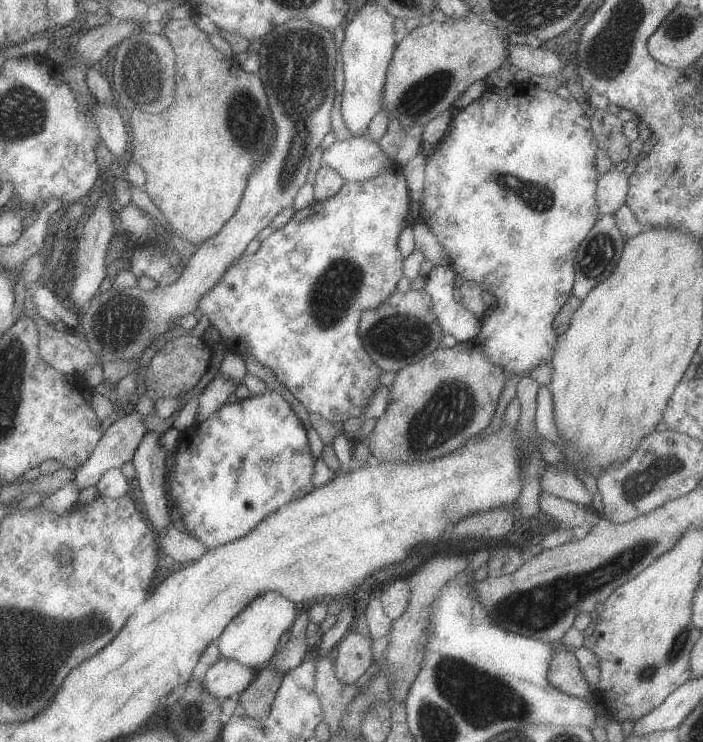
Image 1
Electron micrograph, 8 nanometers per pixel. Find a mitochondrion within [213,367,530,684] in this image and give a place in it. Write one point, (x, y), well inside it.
(449, 411)

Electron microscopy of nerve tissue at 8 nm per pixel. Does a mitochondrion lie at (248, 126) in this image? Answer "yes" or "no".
yes

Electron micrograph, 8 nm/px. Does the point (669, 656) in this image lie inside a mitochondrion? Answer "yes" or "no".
yes

